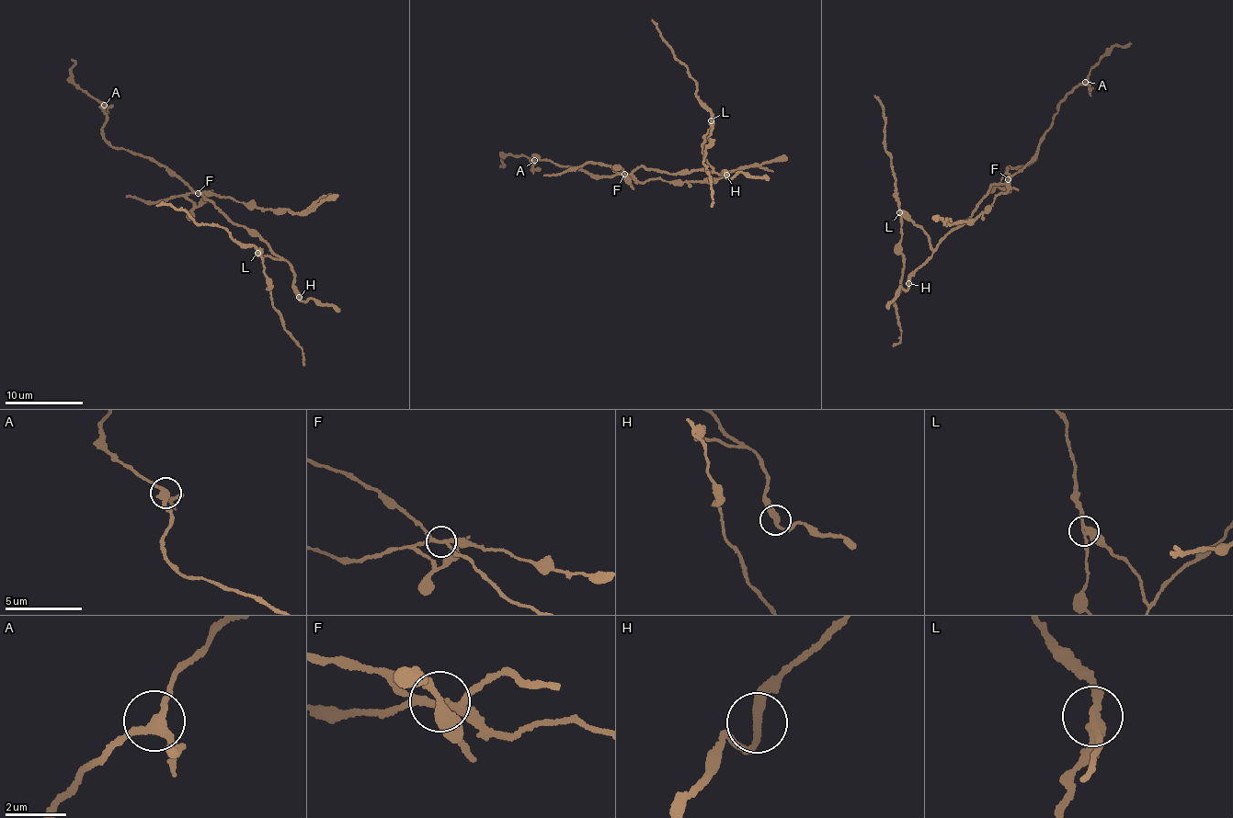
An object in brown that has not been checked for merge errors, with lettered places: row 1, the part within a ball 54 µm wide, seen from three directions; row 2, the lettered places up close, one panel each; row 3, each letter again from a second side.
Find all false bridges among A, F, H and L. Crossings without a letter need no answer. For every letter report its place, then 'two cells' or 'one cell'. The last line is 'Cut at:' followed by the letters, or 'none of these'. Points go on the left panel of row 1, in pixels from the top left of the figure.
A: at (104, 105); one cell
F: at (198, 193); two cells
H: at (299, 297); one cell
L: at (257, 253); two cells
Cut at: F, L

